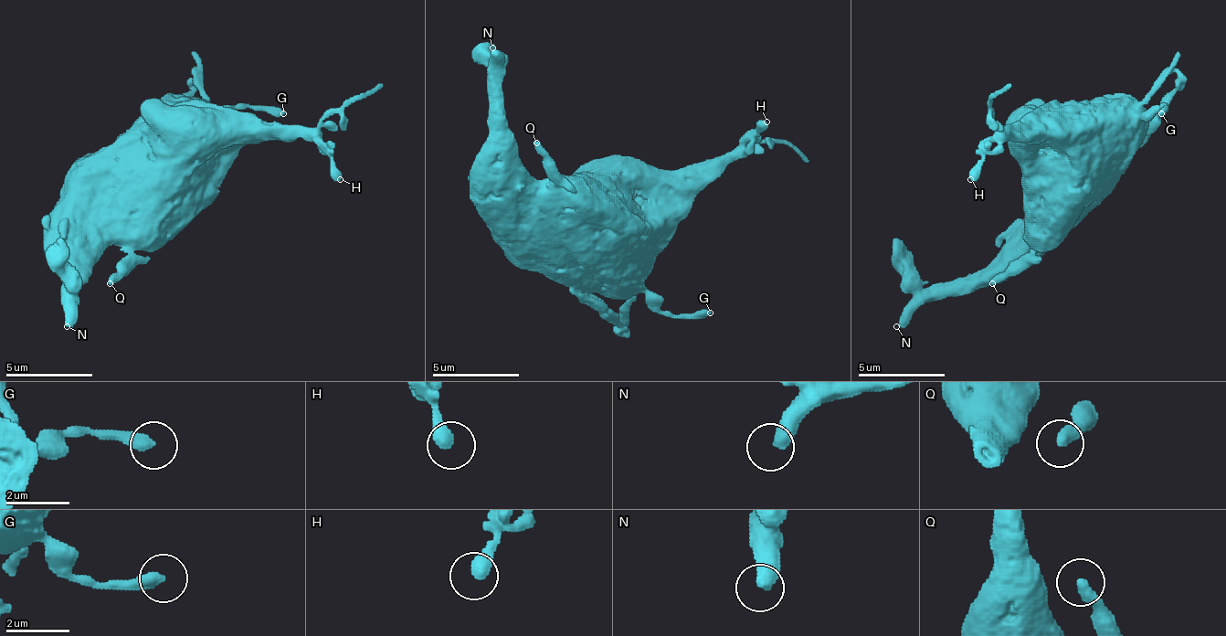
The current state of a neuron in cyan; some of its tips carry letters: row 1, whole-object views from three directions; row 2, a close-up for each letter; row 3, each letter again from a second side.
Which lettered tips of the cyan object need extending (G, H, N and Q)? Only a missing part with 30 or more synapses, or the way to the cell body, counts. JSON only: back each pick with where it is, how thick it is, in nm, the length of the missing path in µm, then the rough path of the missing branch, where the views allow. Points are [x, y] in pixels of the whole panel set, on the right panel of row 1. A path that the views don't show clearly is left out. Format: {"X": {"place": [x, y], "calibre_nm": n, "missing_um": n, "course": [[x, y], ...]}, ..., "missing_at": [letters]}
{"N": {"place": [896, 326], "calibre_nm": 480, "missing_um": 450}, "missing_at": ["N"]}

